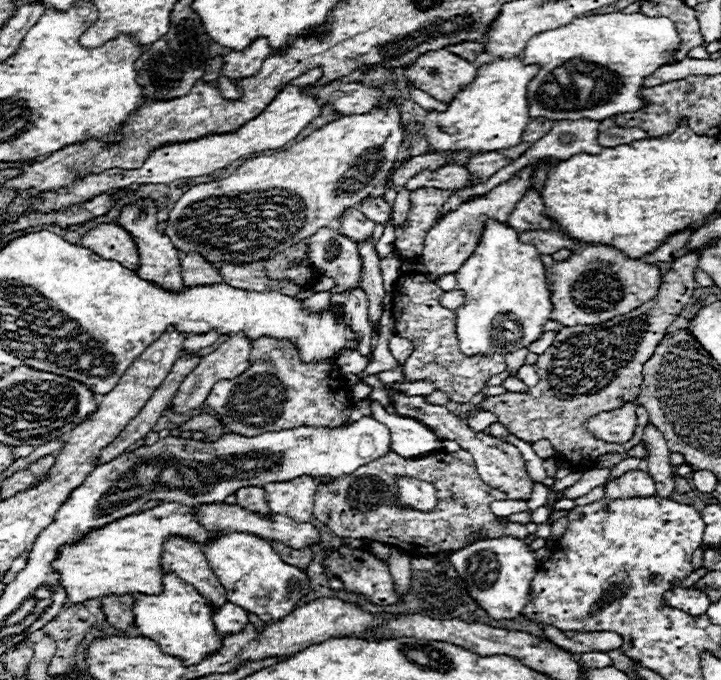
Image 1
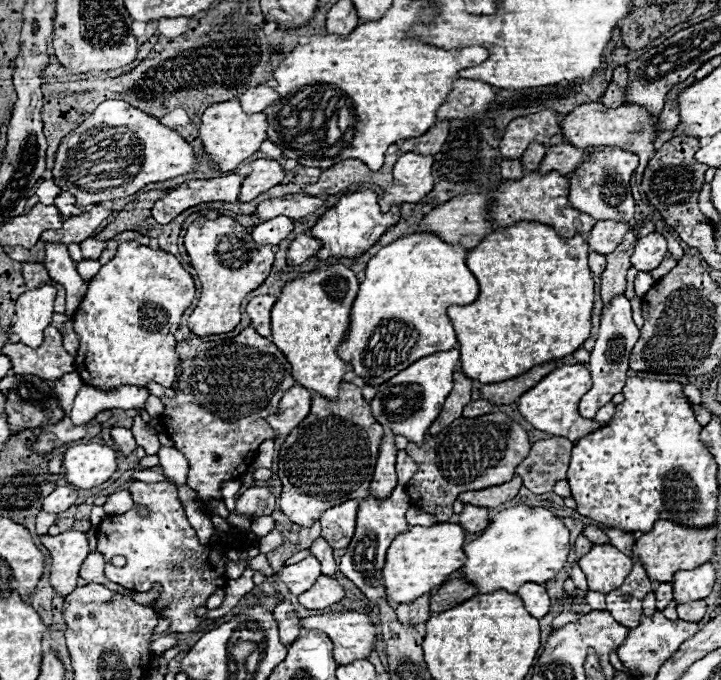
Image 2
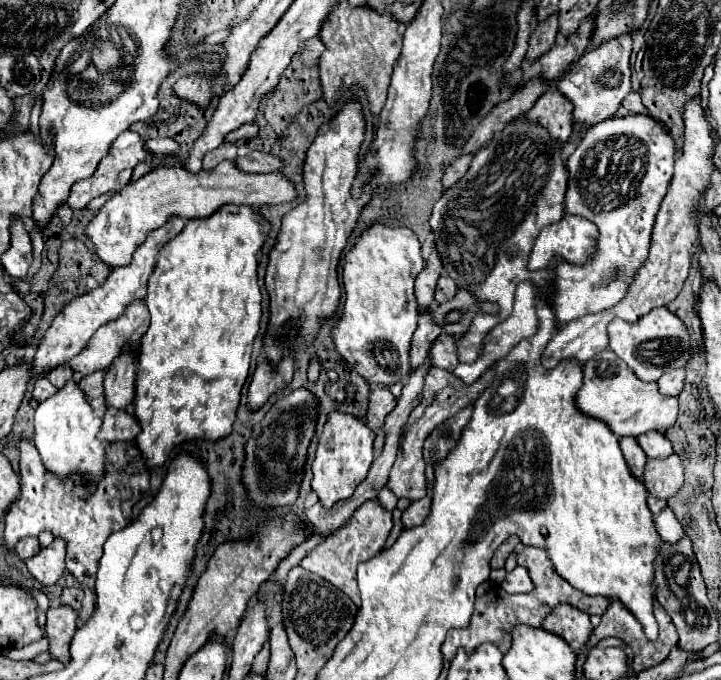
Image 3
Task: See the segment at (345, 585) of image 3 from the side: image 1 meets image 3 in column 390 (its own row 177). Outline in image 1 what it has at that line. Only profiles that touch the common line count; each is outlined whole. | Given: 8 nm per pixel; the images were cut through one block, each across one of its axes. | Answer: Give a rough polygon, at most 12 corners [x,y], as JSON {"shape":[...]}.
{"shape":[[532,166],[428,230],[432,278],[460,270],[488,218],[506,222],[532,186]]}

